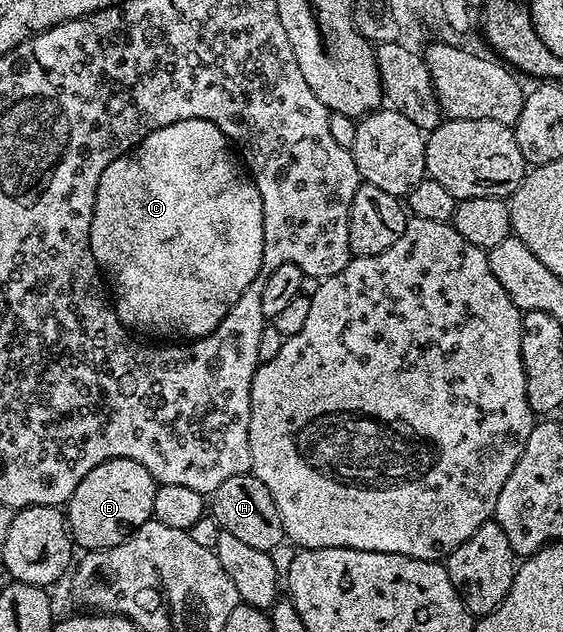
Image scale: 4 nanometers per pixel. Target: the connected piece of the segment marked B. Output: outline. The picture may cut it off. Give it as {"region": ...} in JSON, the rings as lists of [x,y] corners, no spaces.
{"region":[[[106,459],[97,469],[89,469],[65,504],[72,540],[87,551],[102,551],[104,547],[117,545],[152,518],[156,486],[149,469],[132,459]]]}

